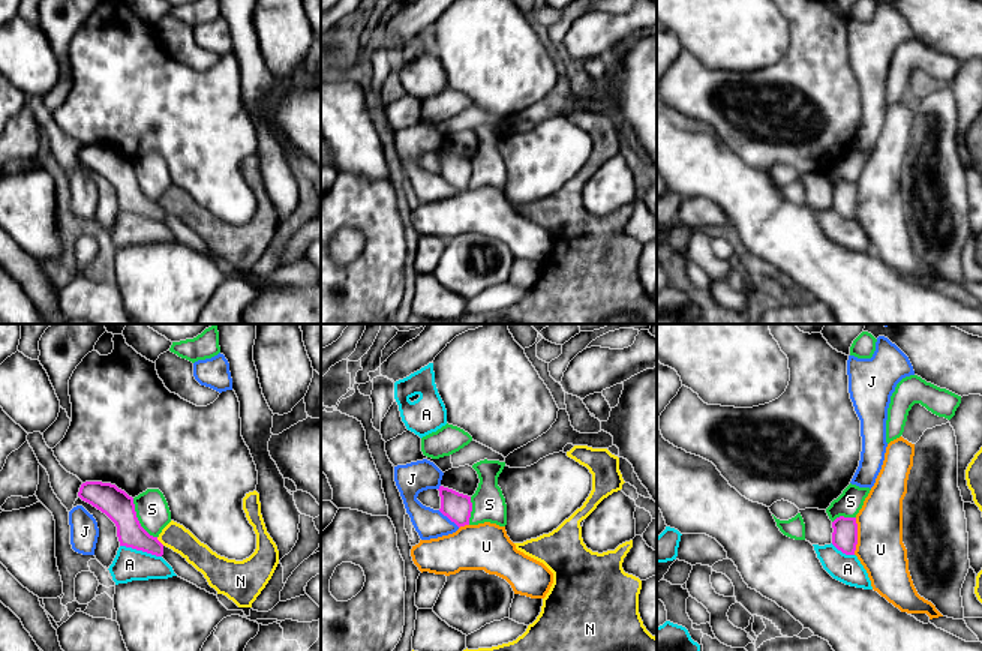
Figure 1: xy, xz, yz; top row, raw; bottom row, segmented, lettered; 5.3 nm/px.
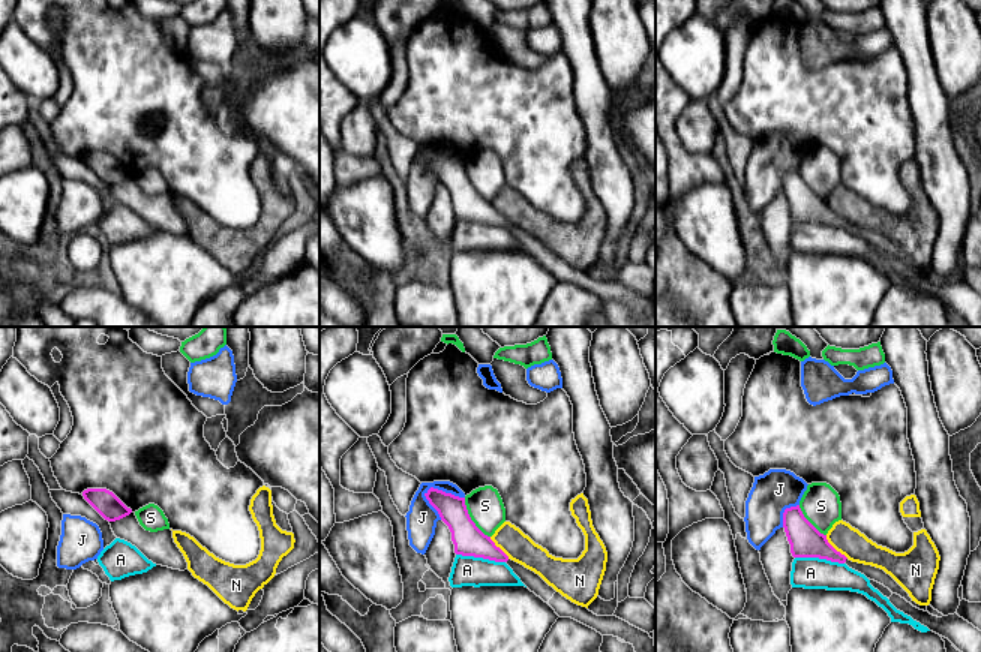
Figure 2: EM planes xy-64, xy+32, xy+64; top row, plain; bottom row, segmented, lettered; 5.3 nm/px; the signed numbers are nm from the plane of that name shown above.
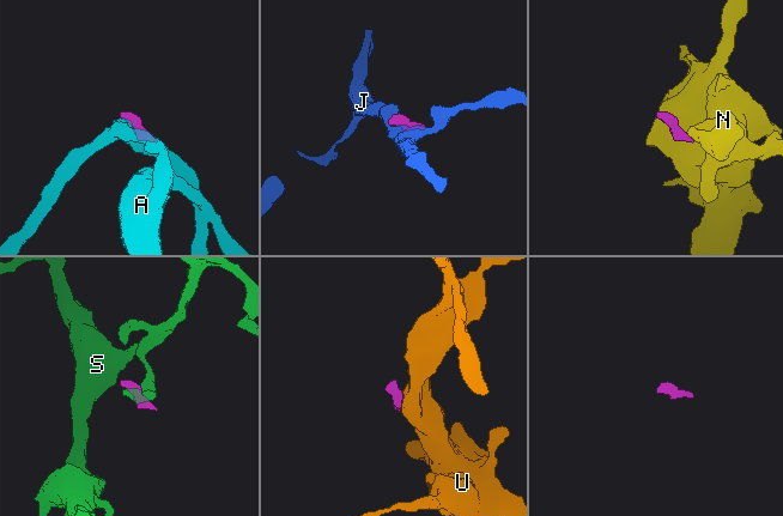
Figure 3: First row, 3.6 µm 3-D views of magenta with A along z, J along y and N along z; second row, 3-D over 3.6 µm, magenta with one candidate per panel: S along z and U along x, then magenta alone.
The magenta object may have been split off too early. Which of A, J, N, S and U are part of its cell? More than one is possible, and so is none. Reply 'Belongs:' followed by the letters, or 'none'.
Belongs: none

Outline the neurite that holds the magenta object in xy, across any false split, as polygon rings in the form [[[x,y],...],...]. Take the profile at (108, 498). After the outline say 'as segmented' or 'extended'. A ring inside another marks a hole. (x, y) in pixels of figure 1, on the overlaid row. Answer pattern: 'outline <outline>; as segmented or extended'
outline [[[85,482],[81,484],[78,496],[105,513],[115,524],[120,546],[156,556],[163,555],[163,544],[141,526],[133,498],[124,490],[111,483]]]; as segmented

